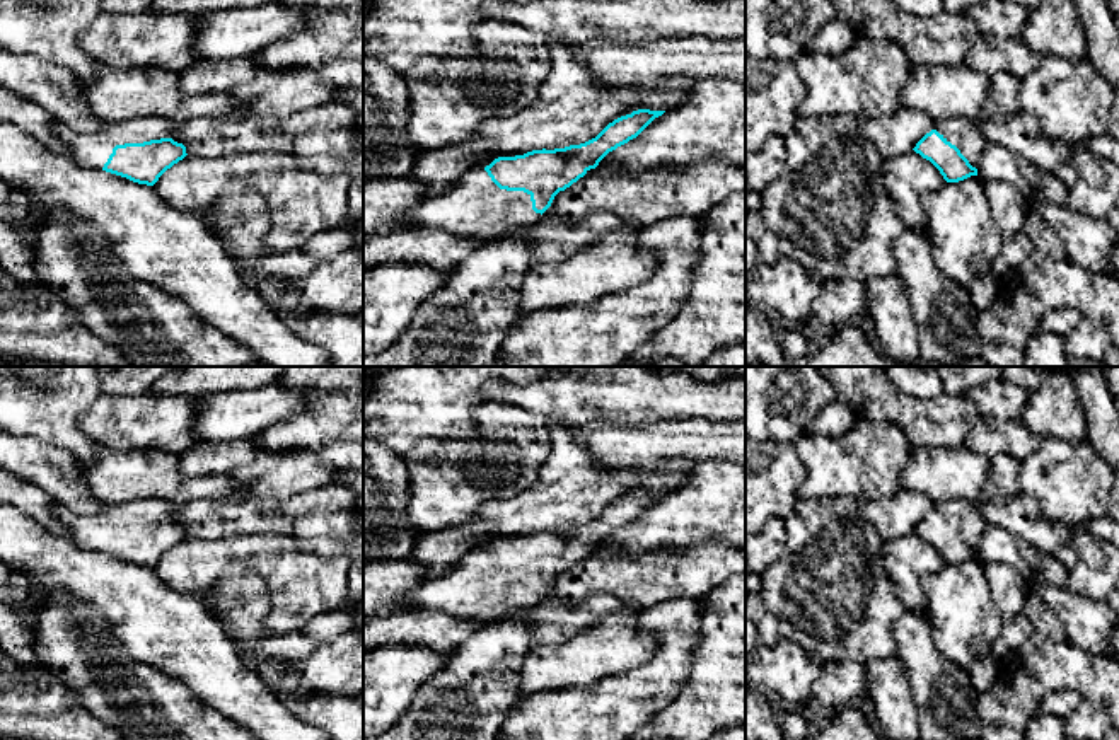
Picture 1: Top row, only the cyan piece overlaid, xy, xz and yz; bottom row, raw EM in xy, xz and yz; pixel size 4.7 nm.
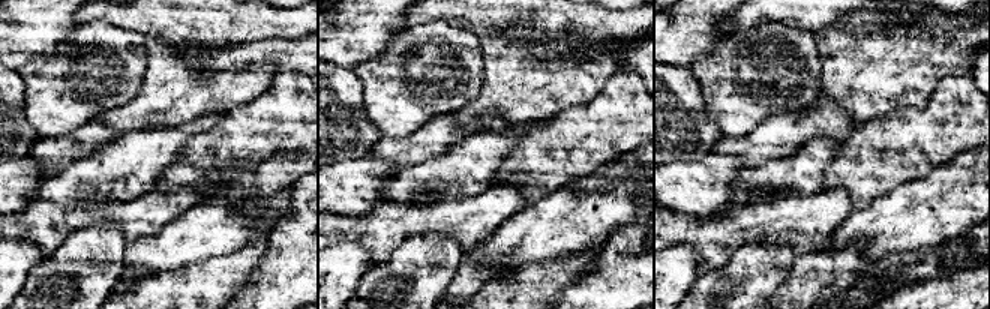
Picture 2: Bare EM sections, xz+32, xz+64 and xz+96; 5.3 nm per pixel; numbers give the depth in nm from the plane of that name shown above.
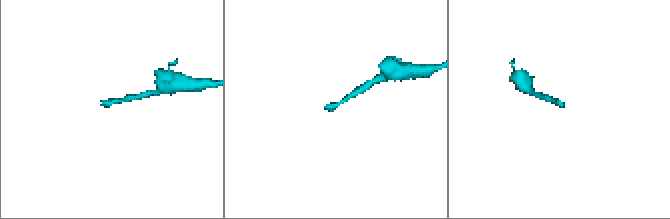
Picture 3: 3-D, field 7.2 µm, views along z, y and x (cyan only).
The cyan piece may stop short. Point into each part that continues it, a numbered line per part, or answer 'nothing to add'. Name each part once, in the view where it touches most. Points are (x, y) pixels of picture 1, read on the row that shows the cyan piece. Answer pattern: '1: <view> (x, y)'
1: xy (91, 149)

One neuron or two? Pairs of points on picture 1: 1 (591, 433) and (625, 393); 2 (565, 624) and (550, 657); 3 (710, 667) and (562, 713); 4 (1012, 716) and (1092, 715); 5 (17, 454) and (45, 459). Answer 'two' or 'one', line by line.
1: two
2: two
3: two
4: two
5: one

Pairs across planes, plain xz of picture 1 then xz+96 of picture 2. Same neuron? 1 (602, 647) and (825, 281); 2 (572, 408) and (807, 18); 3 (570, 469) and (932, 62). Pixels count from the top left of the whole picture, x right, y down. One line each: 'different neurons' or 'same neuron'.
1: different neurons
2: same neuron
3: same neuron

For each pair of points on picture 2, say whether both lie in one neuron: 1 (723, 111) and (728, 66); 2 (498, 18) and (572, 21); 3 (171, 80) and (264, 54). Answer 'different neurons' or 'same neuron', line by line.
1: same neuron
2: same neuron
3: different neurons

